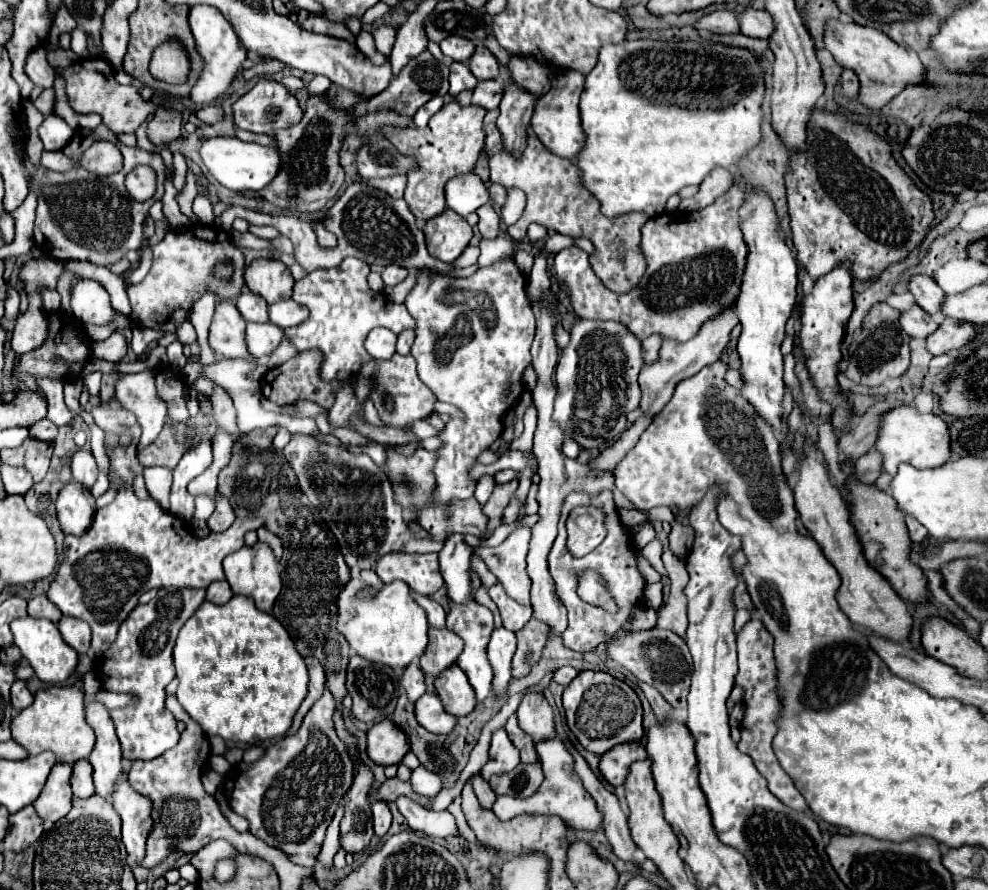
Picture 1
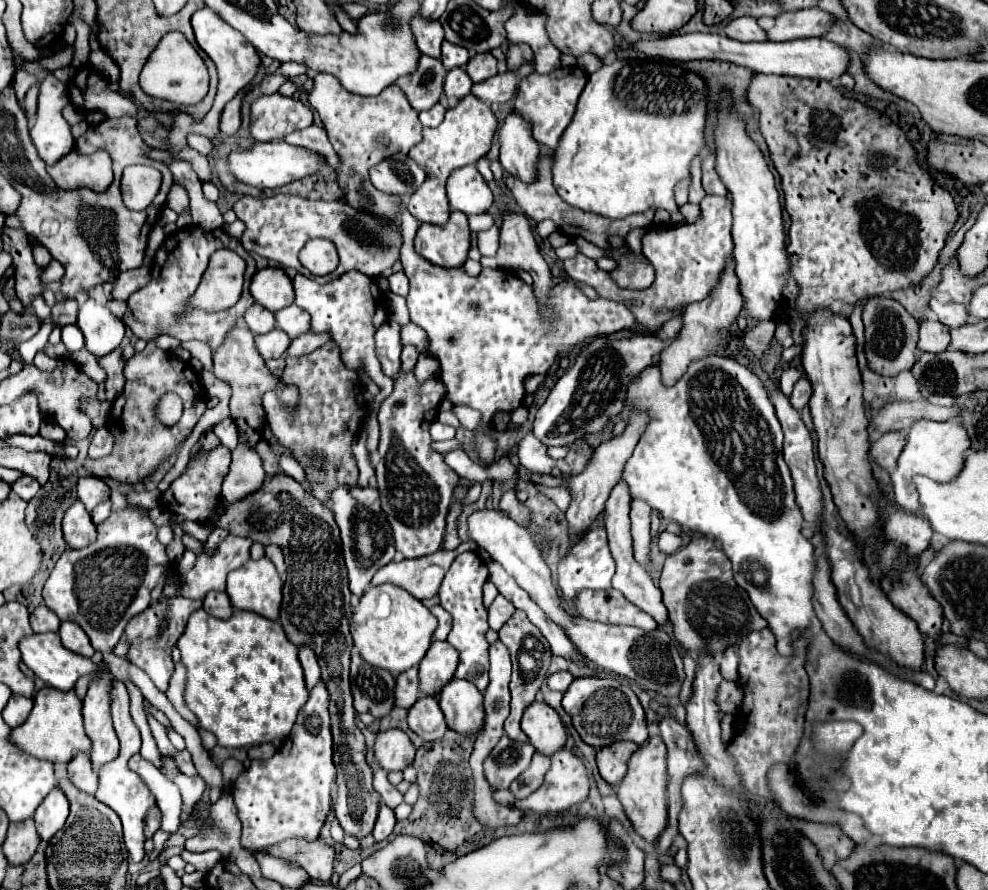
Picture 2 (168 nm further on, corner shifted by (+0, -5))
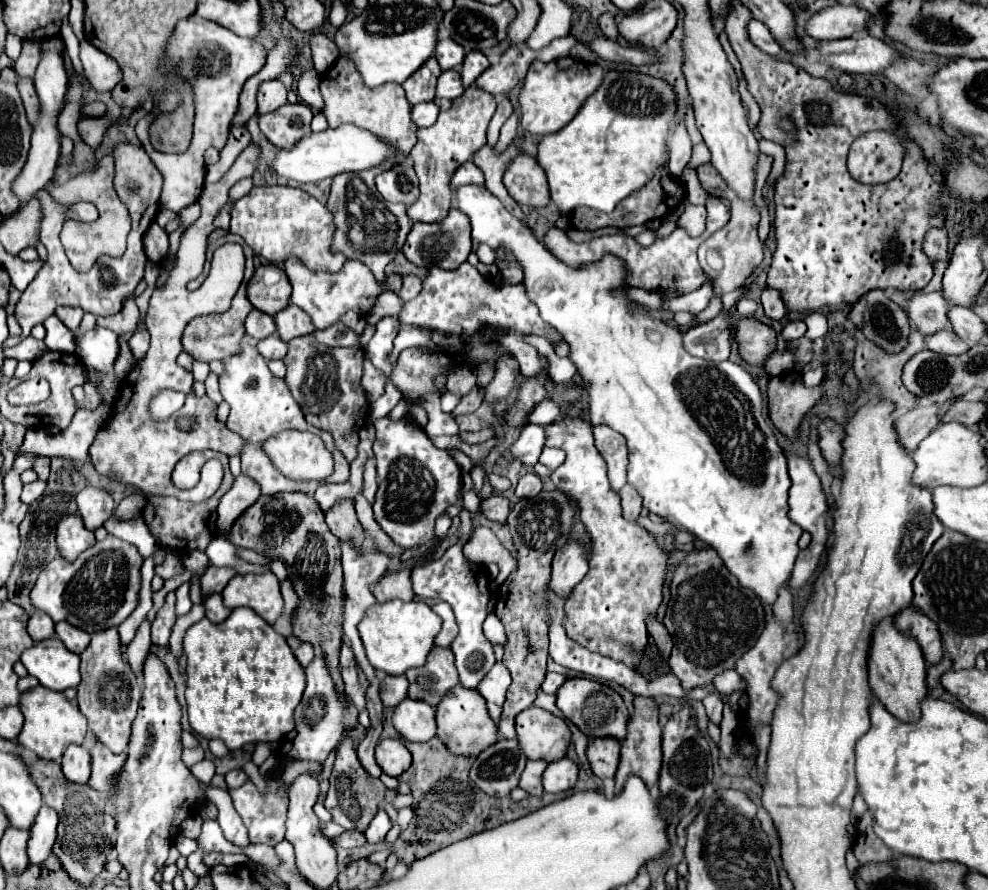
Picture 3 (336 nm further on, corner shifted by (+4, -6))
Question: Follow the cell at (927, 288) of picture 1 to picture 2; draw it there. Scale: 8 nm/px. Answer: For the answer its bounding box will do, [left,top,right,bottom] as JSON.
[930,298,970,328]

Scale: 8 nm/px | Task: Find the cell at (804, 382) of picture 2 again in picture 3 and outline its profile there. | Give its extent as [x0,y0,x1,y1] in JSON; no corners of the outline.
[802,367,824,387]

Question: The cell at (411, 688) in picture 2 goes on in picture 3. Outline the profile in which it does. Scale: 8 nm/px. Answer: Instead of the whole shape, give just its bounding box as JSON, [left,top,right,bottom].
[380,675,408,707]

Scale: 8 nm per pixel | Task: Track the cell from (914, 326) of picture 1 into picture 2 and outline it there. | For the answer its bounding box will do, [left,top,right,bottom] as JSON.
[918,322,950,352]

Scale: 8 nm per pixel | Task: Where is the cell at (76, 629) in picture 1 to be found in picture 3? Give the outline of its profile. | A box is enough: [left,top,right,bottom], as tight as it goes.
[56,623,90,653]

